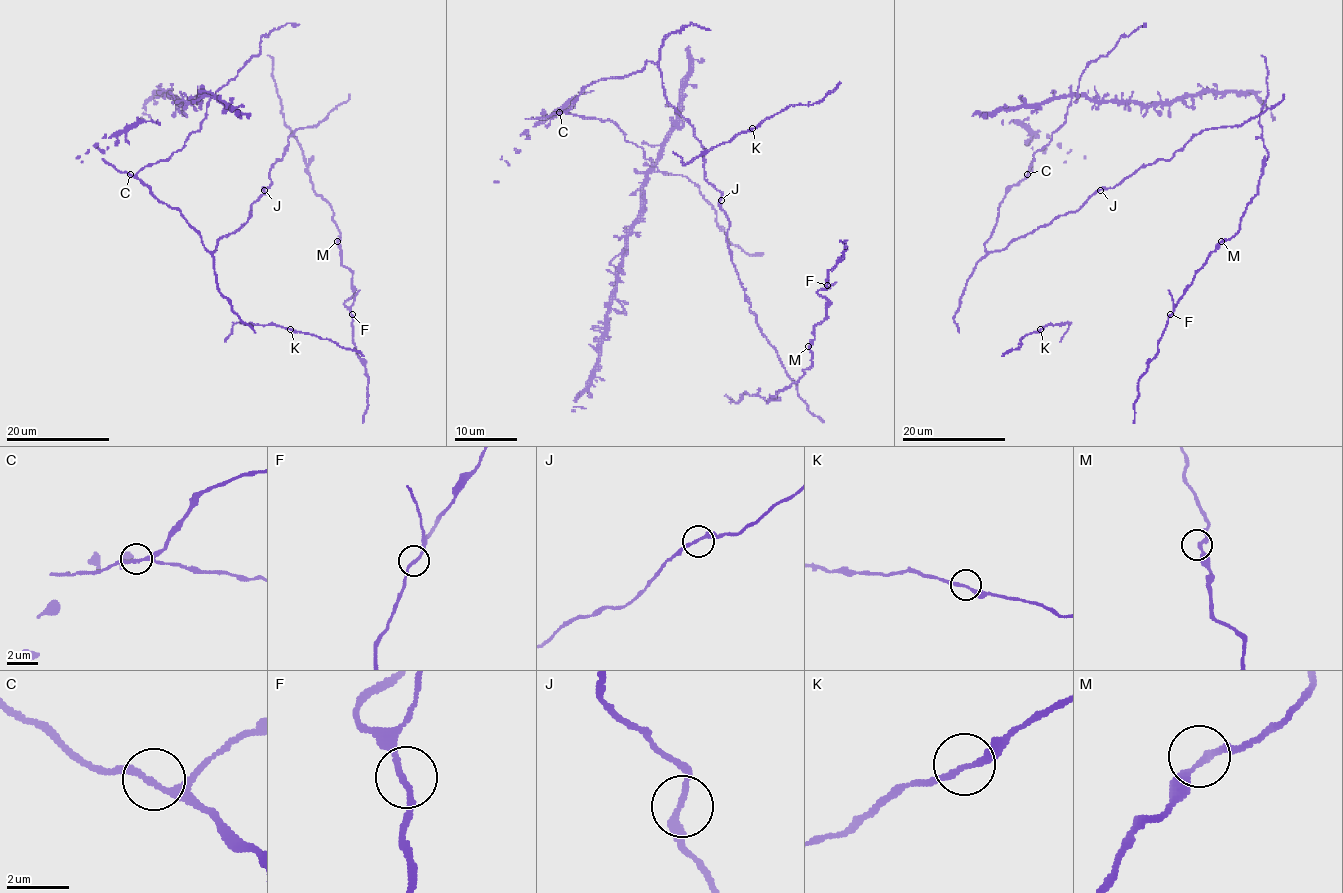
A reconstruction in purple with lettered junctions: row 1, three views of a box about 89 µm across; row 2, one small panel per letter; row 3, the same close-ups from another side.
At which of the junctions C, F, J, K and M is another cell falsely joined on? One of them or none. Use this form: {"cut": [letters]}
{"cut": []}

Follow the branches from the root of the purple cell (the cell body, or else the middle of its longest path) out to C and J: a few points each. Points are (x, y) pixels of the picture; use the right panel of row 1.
C: (1078, 210), (1056, 216), (1001, 250), (987, 251), (985, 242), (996, 223), (999, 205), (1027, 174)
J: (1078, 210), (1099, 191)

